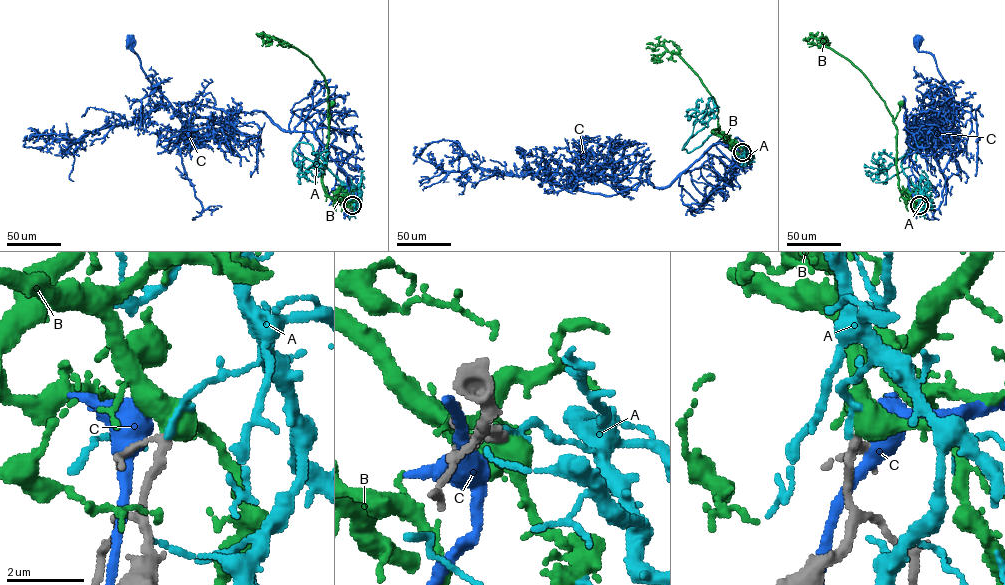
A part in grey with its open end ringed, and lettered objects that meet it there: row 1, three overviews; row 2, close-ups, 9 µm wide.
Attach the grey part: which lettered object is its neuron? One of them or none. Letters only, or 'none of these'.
B

